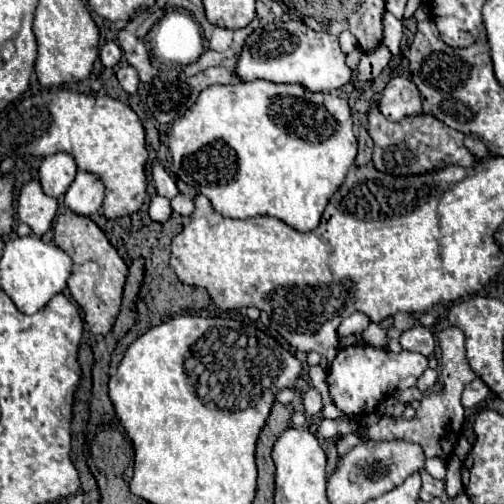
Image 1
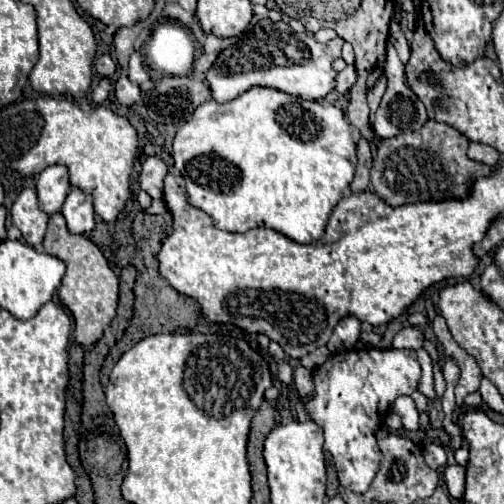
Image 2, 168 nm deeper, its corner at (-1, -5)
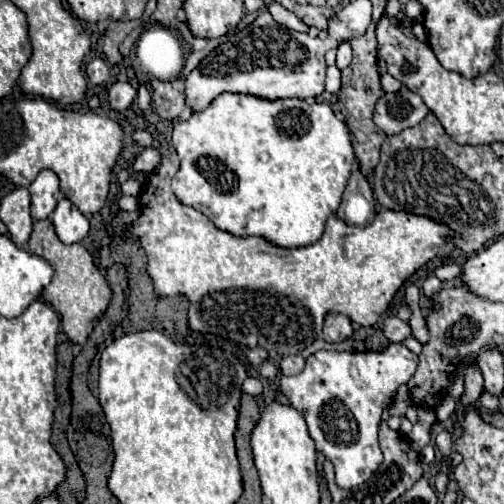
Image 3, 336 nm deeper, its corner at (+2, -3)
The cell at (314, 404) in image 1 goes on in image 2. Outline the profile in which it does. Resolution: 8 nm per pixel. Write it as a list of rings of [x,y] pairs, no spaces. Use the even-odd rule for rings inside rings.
[[[301,364],[295,366],[295,372],[293,372],[293,386],[297,390],[299,396],[311,396],[311,390],[313,390],[313,382],[311,382],[311,370],[303,368]]]

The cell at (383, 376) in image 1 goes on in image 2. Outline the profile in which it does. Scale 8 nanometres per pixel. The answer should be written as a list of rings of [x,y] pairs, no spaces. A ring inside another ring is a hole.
[[[367,348],[365,352],[339,352],[329,356],[313,372],[313,400],[299,396],[309,418],[323,428],[327,450],[333,456],[333,464],[343,488],[363,494],[375,478],[381,462],[381,450],[377,446],[375,432],[379,422],[387,416],[389,406],[401,394],[417,390],[421,378],[421,366],[415,350],[379,350]]]

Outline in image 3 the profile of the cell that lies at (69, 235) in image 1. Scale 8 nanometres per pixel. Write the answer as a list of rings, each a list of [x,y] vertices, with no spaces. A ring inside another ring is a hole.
[[[50,220],[34,222],[34,230],[30,236],[28,248],[32,254],[42,256],[44,260],[48,260],[54,266],[54,278],[42,292],[44,300],[50,302],[52,308],[60,314],[66,336],[74,344],[86,344],[86,340],[94,328],[94,318],[98,320],[106,312],[106,308],[112,300],[112,290],[110,290],[106,278],[98,272],[94,258],[82,244],[70,244],[70,246],[62,244],[58,240],[54,224]]]

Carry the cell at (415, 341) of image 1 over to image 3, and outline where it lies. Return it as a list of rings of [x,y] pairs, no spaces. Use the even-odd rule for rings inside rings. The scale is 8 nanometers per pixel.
[[[390,316],[386,318],[384,322],[384,336],[390,340],[390,342],[402,342],[406,338],[412,336],[412,328],[408,322],[396,318],[396,316]]]

